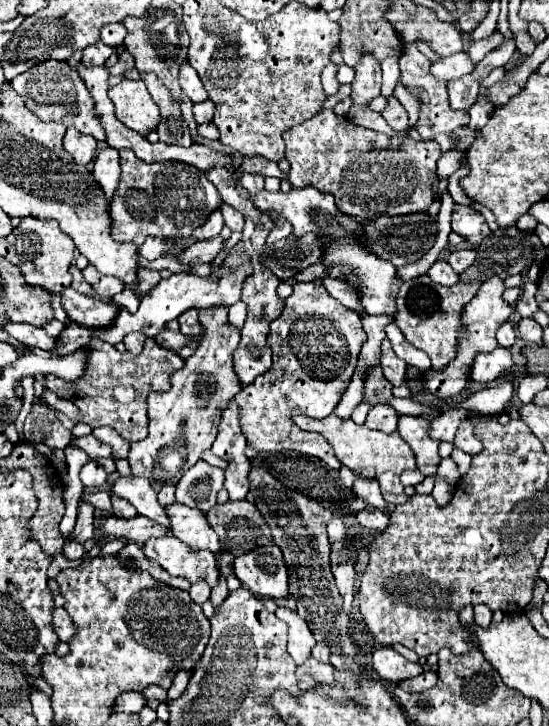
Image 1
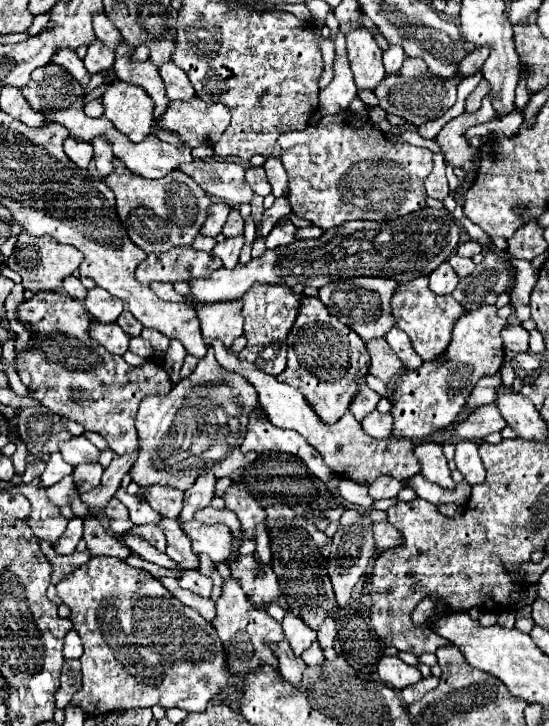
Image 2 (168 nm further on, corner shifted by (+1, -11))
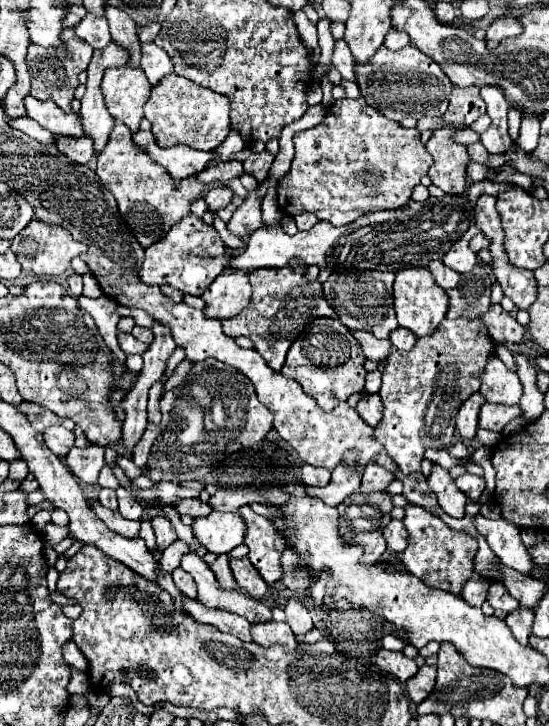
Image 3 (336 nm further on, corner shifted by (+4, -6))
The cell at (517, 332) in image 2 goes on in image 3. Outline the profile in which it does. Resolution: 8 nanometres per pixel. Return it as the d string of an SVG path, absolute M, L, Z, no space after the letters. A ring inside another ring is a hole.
M491 304L489 312L481 314L481 320L487 324L491 338L499 344L519 344L523 340L525 328L509 312L505 312L501 304Z

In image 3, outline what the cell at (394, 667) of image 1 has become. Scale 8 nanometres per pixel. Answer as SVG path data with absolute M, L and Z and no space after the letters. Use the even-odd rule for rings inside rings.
M383 648L377 652L377 666L383 672L389 672L391 676L395 676L399 682L409 680L419 670L415 660L407 658L403 652L389 652L389 650L383 650Z

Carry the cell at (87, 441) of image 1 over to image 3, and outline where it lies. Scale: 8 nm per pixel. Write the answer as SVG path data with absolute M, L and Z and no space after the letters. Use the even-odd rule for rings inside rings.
M63 426L47 428L43 432L43 440L49 446L49 450L59 458L65 458L65 454L69 454L69 450L75 446L75 434L65 430Z

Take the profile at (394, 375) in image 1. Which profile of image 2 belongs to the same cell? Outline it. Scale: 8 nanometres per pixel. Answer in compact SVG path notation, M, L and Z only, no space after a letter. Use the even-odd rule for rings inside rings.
M372 339L366 341L366 349L370 353L372 365L370 365L370 373L378 379L382 379L384 383L392 381L396 375L400 375L400 371L404 371L402 361L396 357L396 353L390 349L390 345L386 343L386 339Z

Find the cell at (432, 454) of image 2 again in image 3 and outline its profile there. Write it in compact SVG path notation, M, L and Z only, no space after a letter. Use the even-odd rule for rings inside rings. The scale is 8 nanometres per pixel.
M433 464L427 480L429 480L429 488L439 498L441 510L453 518L463 518L465 516L465 494L457 490L455 480L449 476L449 472L443 466Z

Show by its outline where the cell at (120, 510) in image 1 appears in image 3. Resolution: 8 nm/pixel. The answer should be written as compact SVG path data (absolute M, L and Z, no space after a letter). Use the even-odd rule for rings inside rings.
M101 488L99 492L99 502L109 508L109 510L117 510L117 496L115 496L115 490L111 488Z

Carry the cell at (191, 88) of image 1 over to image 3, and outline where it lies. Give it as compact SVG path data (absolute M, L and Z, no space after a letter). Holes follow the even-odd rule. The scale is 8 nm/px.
M143 44L143 58L141 68L151 82L151 86L157 86L161 78L173 74L173 62L165 50L161 50L157 44Z

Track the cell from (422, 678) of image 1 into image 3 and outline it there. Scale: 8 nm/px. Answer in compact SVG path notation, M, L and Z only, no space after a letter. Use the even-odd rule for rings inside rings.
M423 666L423 668L419 668L419 672L413 678L409 678L409 682L405 682L407 694L415 704L423 702L427 698L427 694L433 690L435 676L437 676L435 666Z

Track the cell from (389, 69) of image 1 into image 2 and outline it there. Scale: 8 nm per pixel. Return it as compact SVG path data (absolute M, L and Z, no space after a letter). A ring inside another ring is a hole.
M390 45L384 51L384 67L386 67L386 71L398 71L402 67L402 61L404 61L404 49L402 47Z

